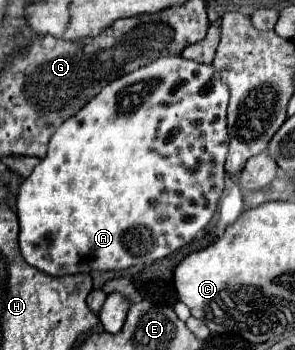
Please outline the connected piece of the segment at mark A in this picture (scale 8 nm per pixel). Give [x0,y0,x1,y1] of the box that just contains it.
[17,56,229,276]

